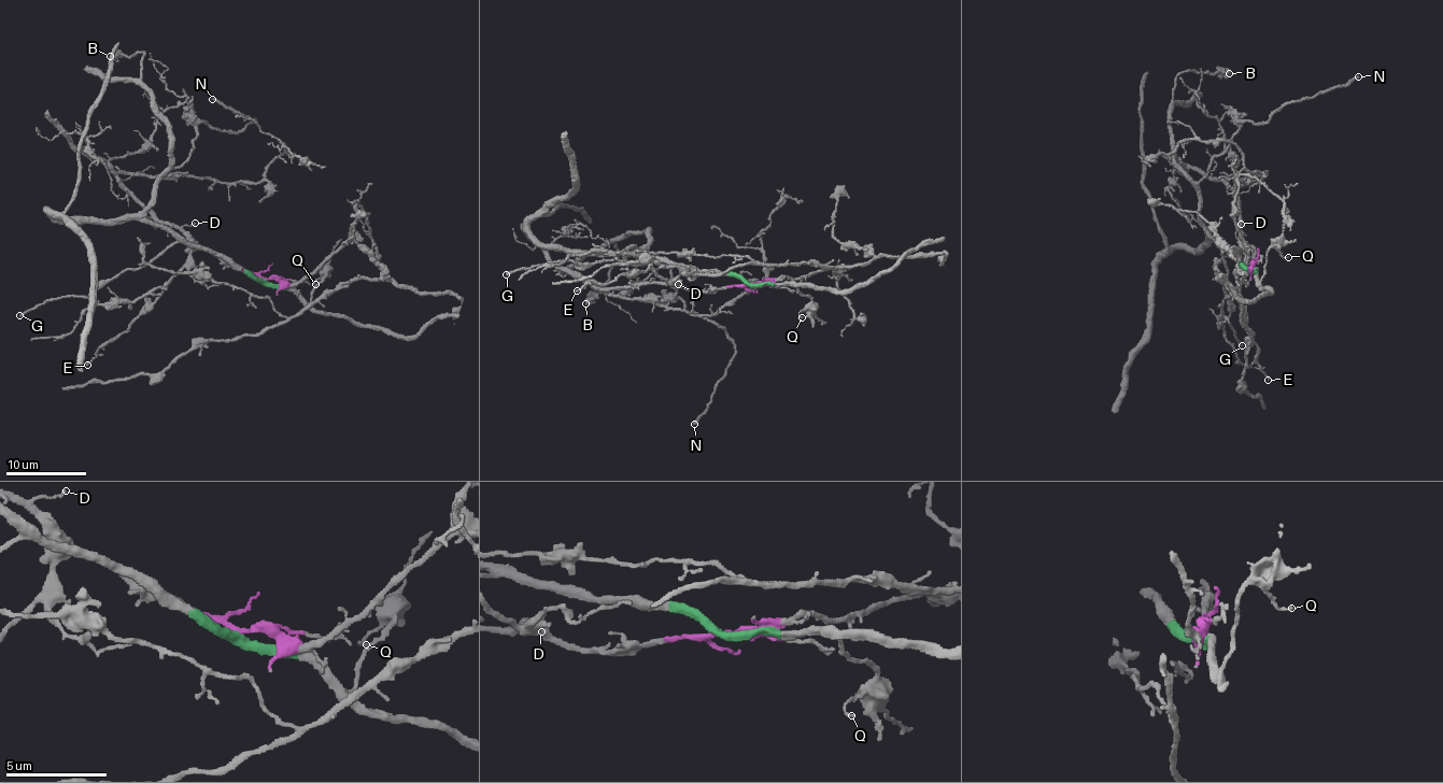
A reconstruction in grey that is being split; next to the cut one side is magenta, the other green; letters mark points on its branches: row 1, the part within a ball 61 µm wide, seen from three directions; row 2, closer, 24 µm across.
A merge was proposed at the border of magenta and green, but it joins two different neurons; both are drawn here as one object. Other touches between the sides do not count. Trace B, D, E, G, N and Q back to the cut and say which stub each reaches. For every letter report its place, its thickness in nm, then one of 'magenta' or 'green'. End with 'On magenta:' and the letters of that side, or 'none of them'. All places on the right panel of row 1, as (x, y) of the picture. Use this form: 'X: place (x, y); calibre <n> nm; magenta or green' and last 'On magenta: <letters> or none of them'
B: place (1229, 73); calibre 340 nm; green
D: place (1241, 224); calibre 120 nm; magenta
E: place (1268, 380); calibre 130 nm; magenta
G: place (1242, 345); calibre 200 nm; green
N: place (1358, 76); calibre 240 nm; green
Q: place (1288, 257); calibre 120 nm; green
On magenta: D, E

